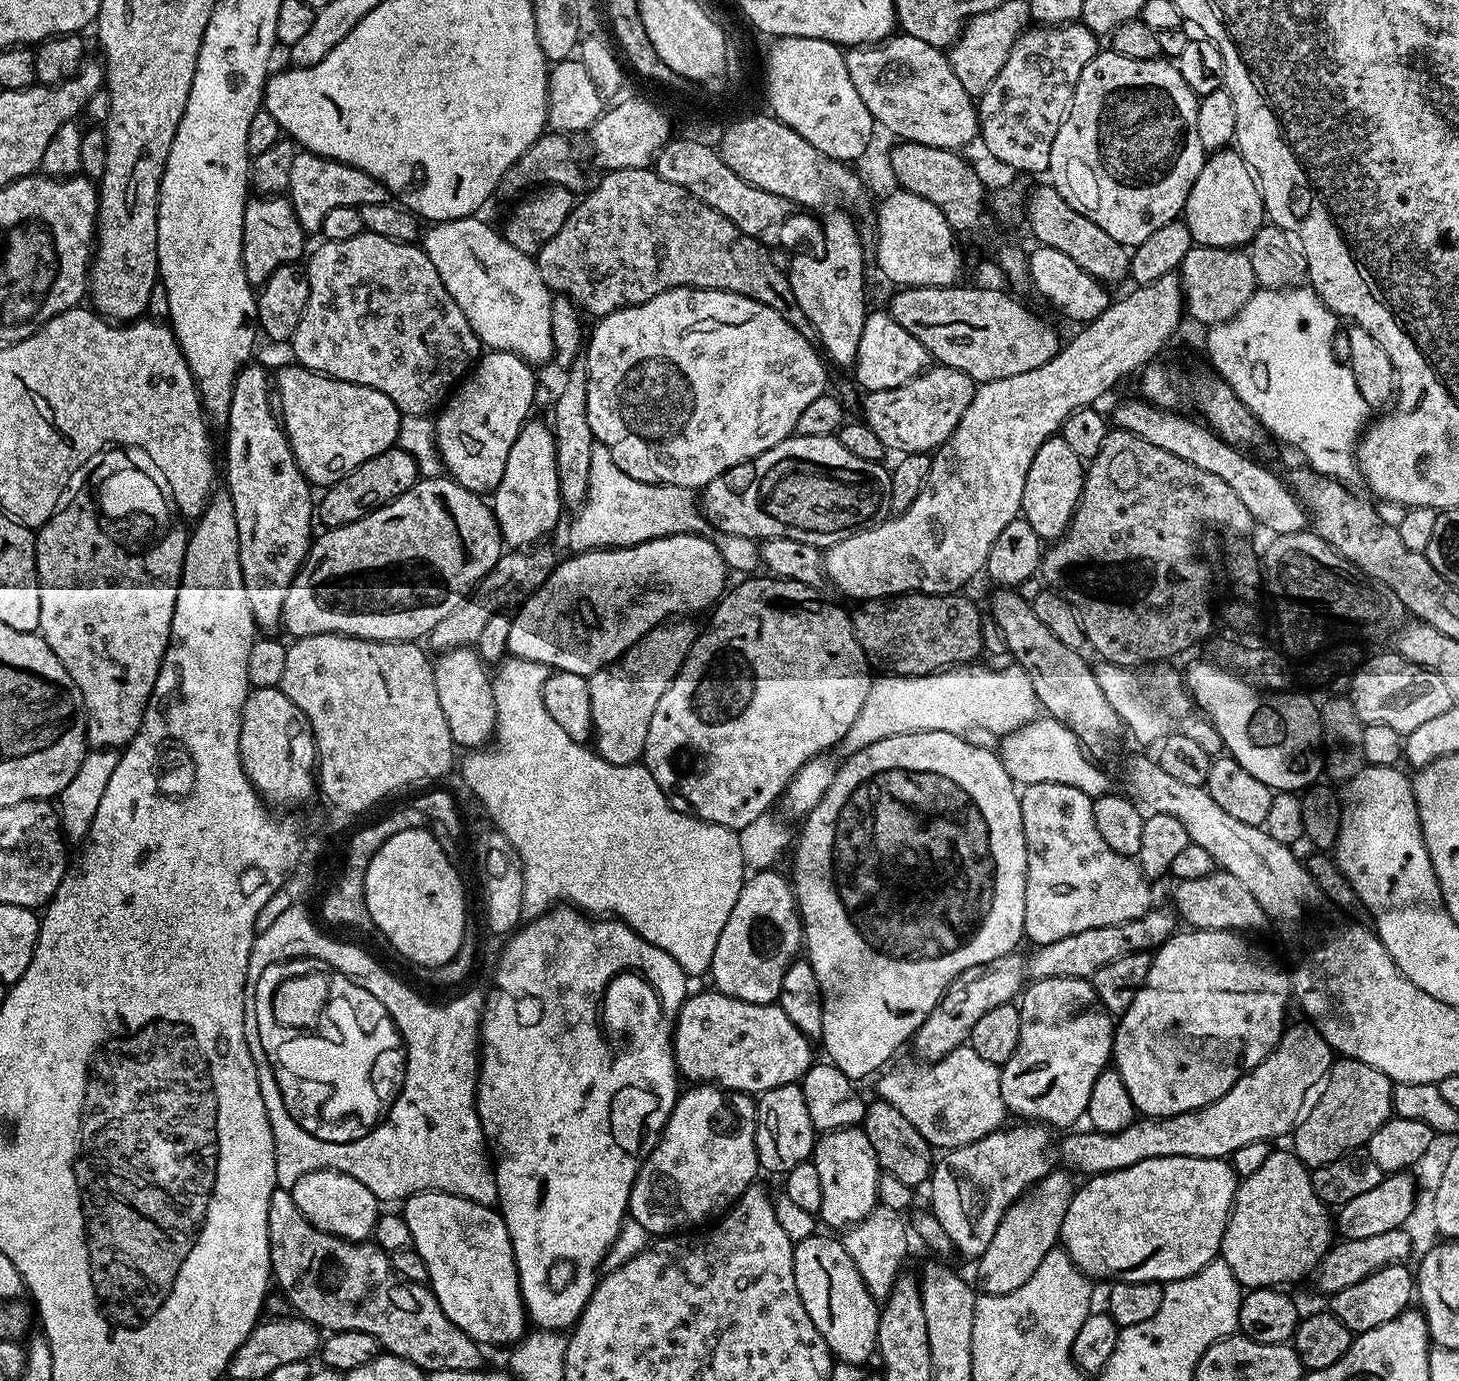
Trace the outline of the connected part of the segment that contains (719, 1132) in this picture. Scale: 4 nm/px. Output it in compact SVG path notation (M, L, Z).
M692 1086L689 1092L679 1097L672 1107L670 1118L664 1127L664 1135L654 1146L654 1150L644 1160L636 1181L632 1184L630 1198L628 1199L628 1216L638 1222L653 1237L663 1238L669 1234L679 1233L681 1230L692 1230L695 1224L703 1220L711 1221L717 1214L723 1213L729 1206L735 1205L747 1188L757 1179L758 1161L756 1158L756 1100L747 1092L729 1092L727 1088L719 1086Z

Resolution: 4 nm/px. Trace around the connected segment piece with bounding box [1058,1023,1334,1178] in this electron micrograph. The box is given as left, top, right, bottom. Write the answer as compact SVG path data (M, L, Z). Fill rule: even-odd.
M1311 1023L1296 1024L1293 1028L1292 1025L1285 1027L1279 1042L1276 1043L1275 1050L1262 1063L1254 1066L1254 1070L1250 1070L1245 1076L1238 1078L1238 1082L1234 1082L1234 1086L1230 1086L1230 1090L1226 1090L1226 1094L1222 1094L1222 1098L1218 1098L1198 1110L1190 1110L1182 1114L1137 1118L1130 1126L1117 1132L1069 1131L1067 1134L1061 1135L1064 1137L1060 1140L1059 1163L1061 1160L1065 1164L1061 1165L1069 1173L1081 1172L1081 1177L1091 1178L1114 1170L1122 1170L1126 1166L1134 1166L1138 1162L1146 1162L1146 1158L1181 1156L1182 1158L1214 1158L1218 1160L1231 1157L1232 1152L1238 1150L1238 1146L1247 1146L1249 1142L1262 1142L1263 1140L1275 1142L1279 1136L1286 1135L1285 1137L1287 1137L1295 1129L1306 1108L1304 1095L1308 1091L1311 1093L1328 1075L1333 1059L1334 1049L1328 1045L1324 1035Z

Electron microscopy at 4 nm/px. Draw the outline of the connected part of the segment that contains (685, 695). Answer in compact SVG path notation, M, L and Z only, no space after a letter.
M756 578L741 579L744 581L733 592L731 589L715 605L708 629L705 632L703 629L697 635L690 654L682 670L674 678L670 690L666 690L666 694L658 698L658 706L654 706L654 718L650 718L650 734L646 734L646 746L642 757L643 763L651 768L658 786L668 793L669 802L679 812L688 812L691 809L700 819L733 830L747 826L748 823L754 822L754 818L769 811L773 807L771 804L775 800L777 803L783 797L794 774L798 774L798 770L802 770L806 762L832 750L828 748L835 749L839 745L846 730L854 726L854 718L858 718L858 710L862 710L862 702L866 702L866 694L870 694L870 686L874 679L873 673L868 673L870 661L858 642L856 632L852 628L852 617L847 611L844 613L838 605L823 600L817 589L807 588L805 584L779 578L752 579Z

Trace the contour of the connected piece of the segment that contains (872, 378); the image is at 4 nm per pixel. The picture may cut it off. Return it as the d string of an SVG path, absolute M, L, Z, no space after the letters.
M869 311L865 315L862 342L858 342L858 354L854 365L854 380L861 389L874 392L900 388L919 376L929 364L930 357L926 346L922 346L922 342L918 342L914 334L902 330L902 326L894 322L891 311Z

